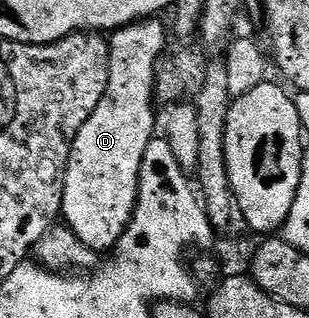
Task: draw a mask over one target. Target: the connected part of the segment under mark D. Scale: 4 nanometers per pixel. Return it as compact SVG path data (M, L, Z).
M153 16L111 31L108 38L110 76L106 84L106 92L102 100L98 100L98 108L94 108L90 120L82 124L70 152L68 171L64 181L62 218L68 229L73 230L84 244L97 252L108 249L111 251L119 246L120 238L131 224L132 214L136 211L142 156L146 156L146 148L157 133L156 110L152 107L152 102L154 103L158 63L165 57L164 45L168 42L169 34L166 26L166 31L164 31L160 20L159 17Z

